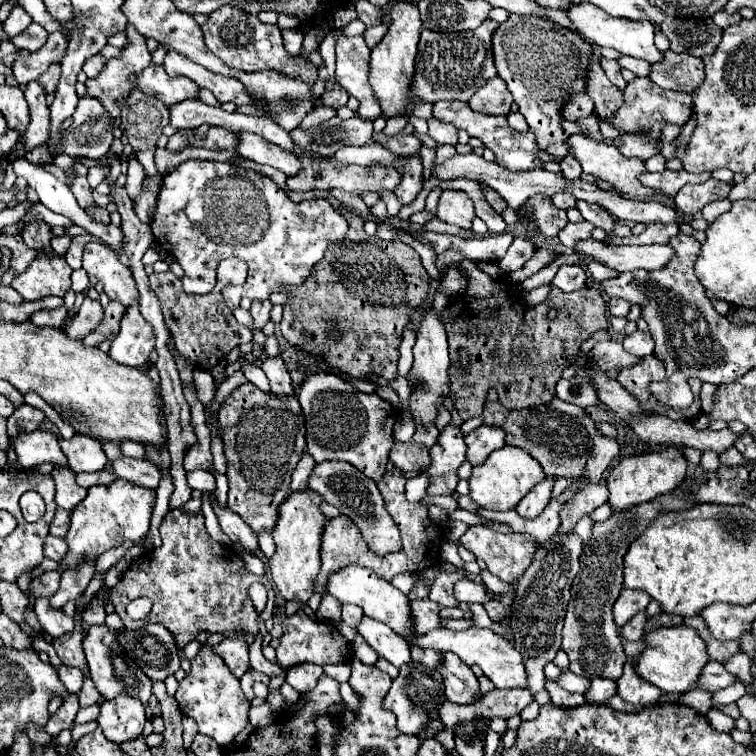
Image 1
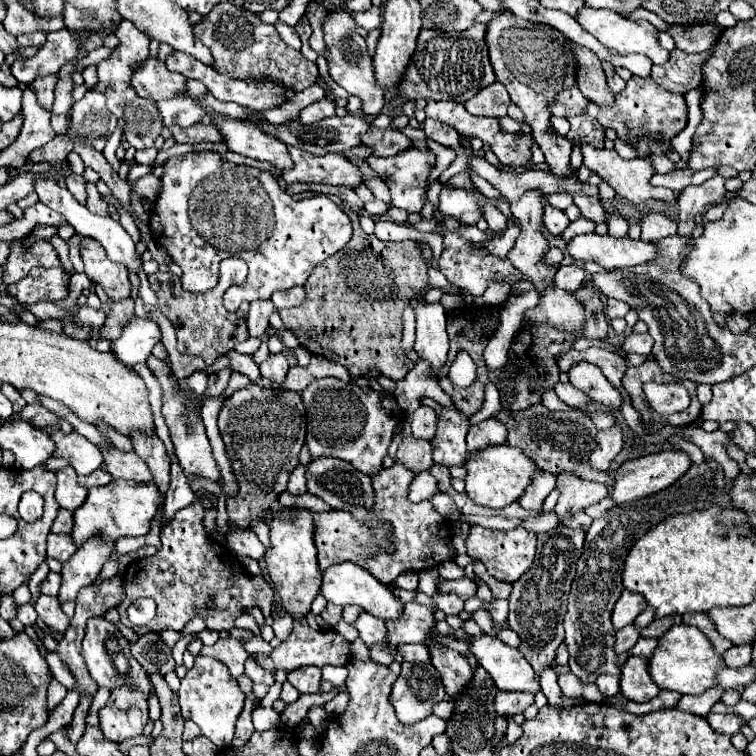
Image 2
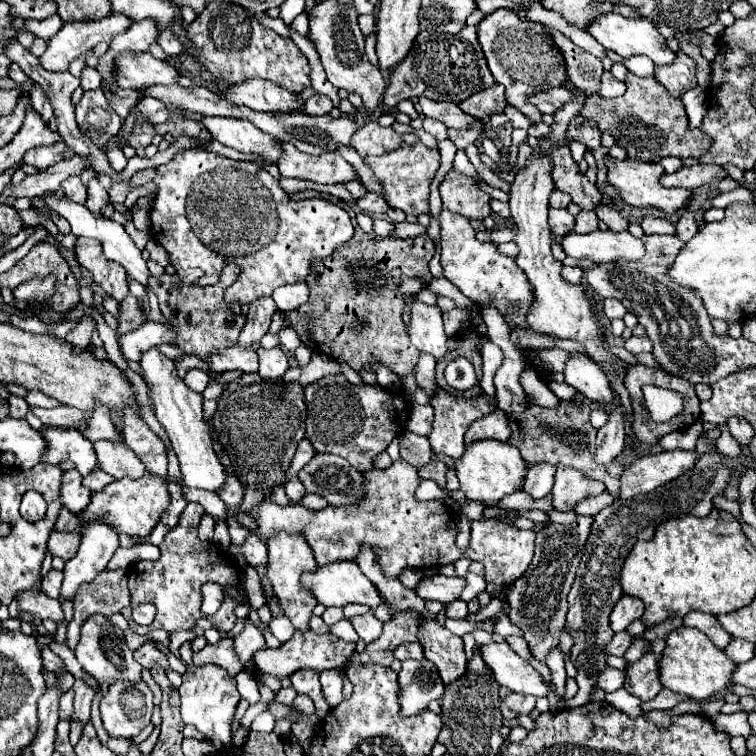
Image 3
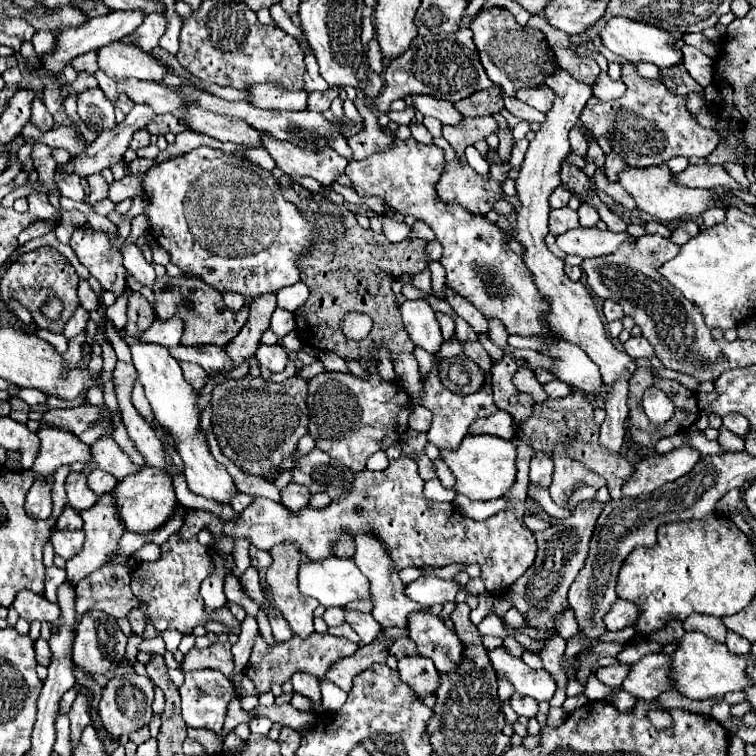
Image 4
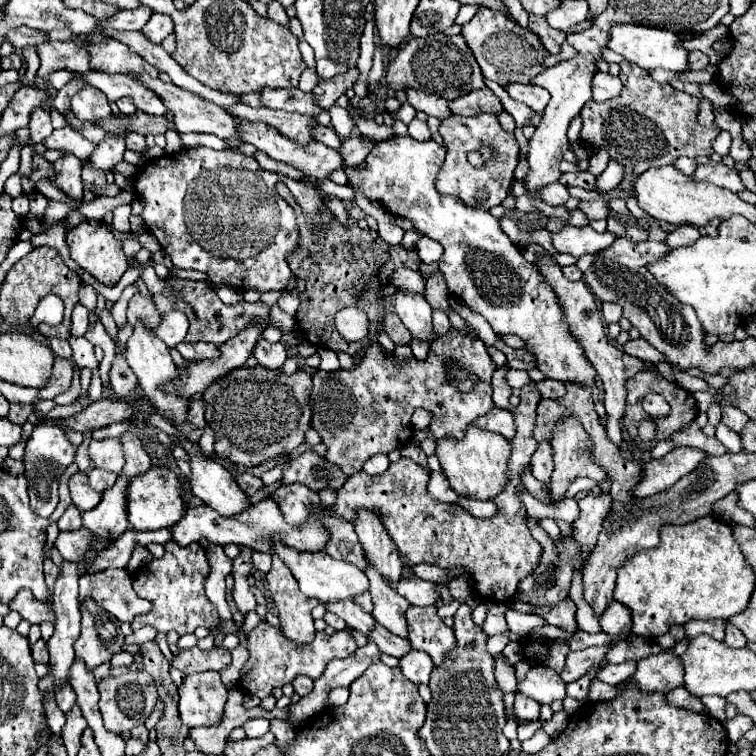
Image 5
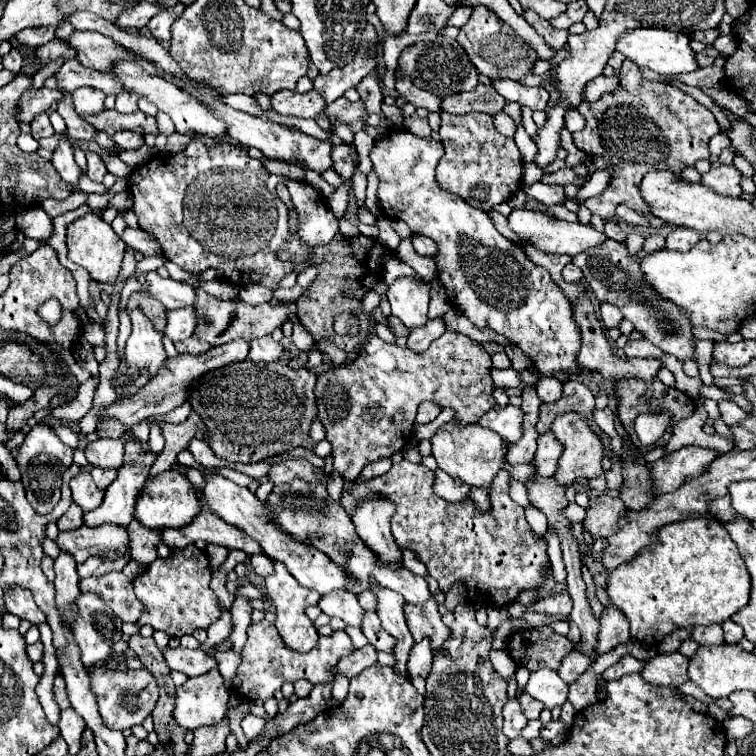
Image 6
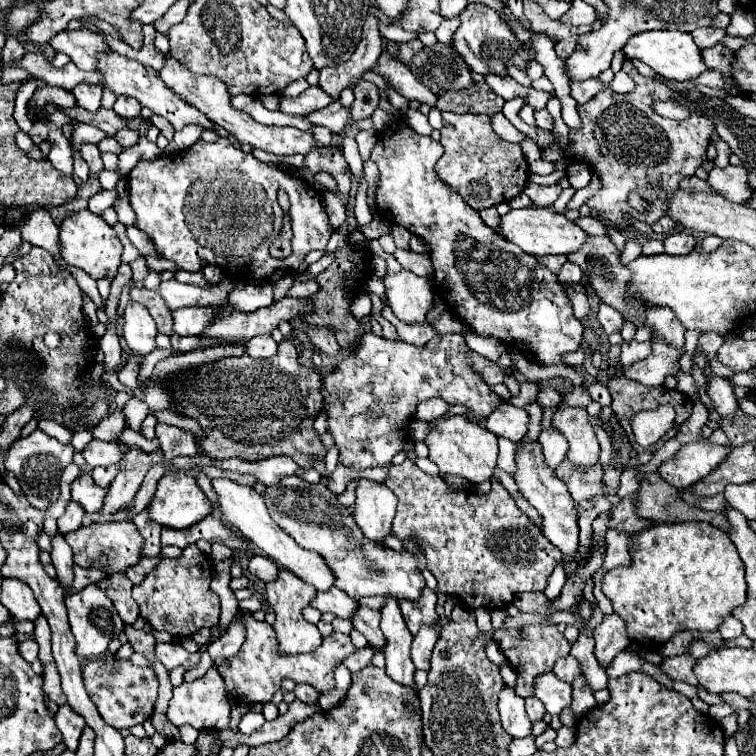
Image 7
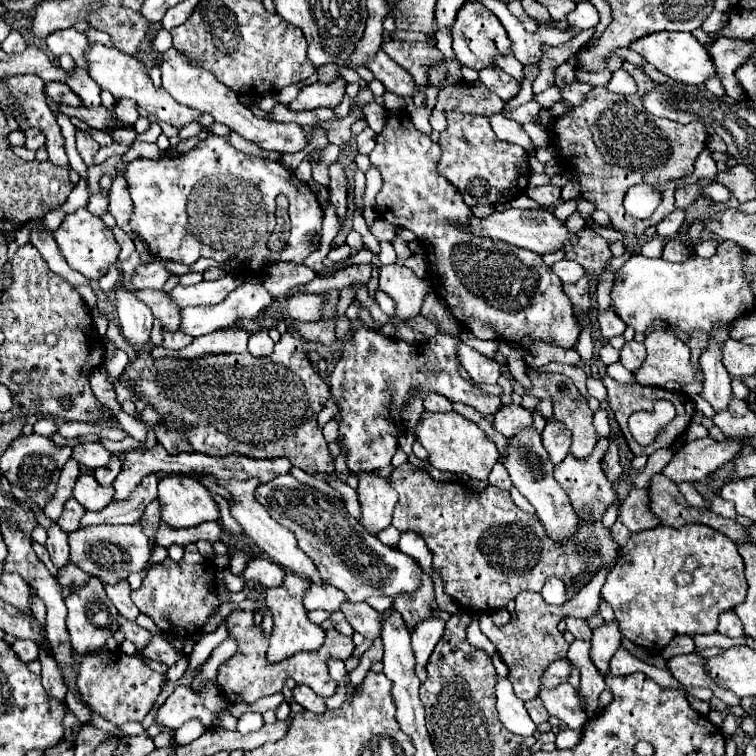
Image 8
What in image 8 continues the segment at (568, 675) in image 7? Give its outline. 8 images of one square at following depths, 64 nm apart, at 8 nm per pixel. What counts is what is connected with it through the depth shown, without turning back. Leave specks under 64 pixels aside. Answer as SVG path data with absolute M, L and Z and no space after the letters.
M556 660L542 676L540 680L540 690L550 690L550 688L556 688L558 684L566 682L570 674L570 662L568 660Z

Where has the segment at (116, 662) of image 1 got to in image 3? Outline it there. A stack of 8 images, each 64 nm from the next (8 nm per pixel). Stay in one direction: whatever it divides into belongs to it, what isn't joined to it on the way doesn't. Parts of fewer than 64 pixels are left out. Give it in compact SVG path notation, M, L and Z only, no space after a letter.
M94 614L94 616L86 618L86 622L80 628L80 642L76 644L74 656L82 664L82 668L90 676L94 676L100 684L112 684L116 680L132 680L132 682L142 680L142 676L140 676L142 666L132 658L132 652L126 646L122 630L118 626L114 626L108 616Z

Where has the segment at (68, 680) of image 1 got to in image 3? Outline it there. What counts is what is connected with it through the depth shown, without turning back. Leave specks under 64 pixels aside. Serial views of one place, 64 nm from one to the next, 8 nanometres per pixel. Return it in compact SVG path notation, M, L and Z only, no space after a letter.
M46 644L46 646L42 646L42 662L48 672L56 672L56 668L60 668L60 664L62 664L62 658L58 654L54 654L50 650L50 646Z

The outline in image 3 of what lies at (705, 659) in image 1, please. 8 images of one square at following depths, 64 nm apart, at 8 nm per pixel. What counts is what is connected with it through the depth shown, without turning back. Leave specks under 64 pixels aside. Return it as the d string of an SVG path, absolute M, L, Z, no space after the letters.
M682 626L678 628L678 632L672 632L666 642L668 646L660 662L660 682L664 688L686 694L694 700L706 700L708 696L722 692L734 684L732 674L736 670L736 664L724 654L724 650L714 646L714 642L704 632Z

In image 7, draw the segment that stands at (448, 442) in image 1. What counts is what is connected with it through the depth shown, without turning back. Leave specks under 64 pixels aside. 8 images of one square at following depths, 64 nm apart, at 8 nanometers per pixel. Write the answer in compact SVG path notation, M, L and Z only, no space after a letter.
M364 332L352 346L350 354L326 376L322 388L324 410L328 412L328 432L334 436L334 444L340 450L340 464L352 470L384 466L384 460L392 460L392 456L402 450L417 405L432 396L448 400L448 404L464 404L470 410L470 420L486 420L498 406L496 394L466 364L466 352L468 346L462 334L436 334L428 344L418 348L402 340L386 340L372 332Z

